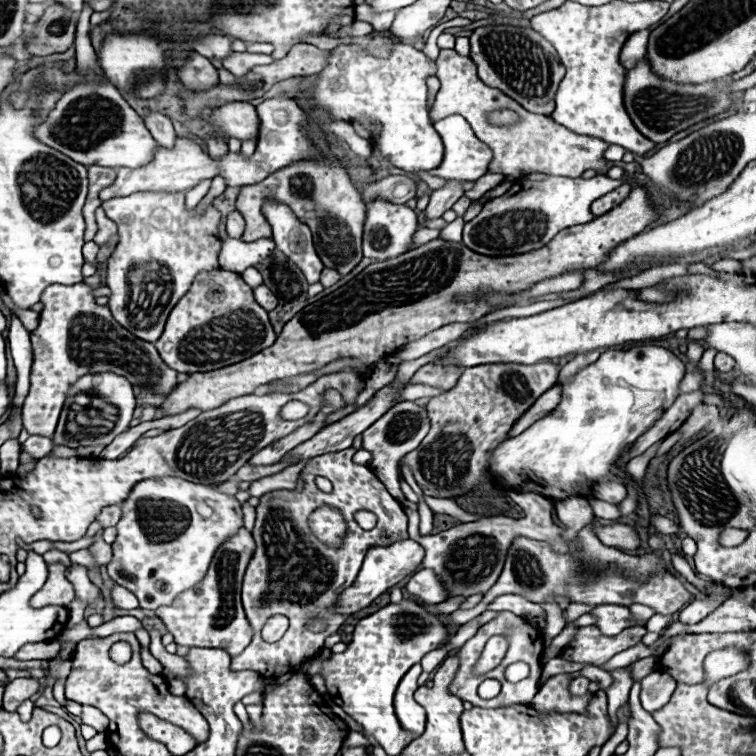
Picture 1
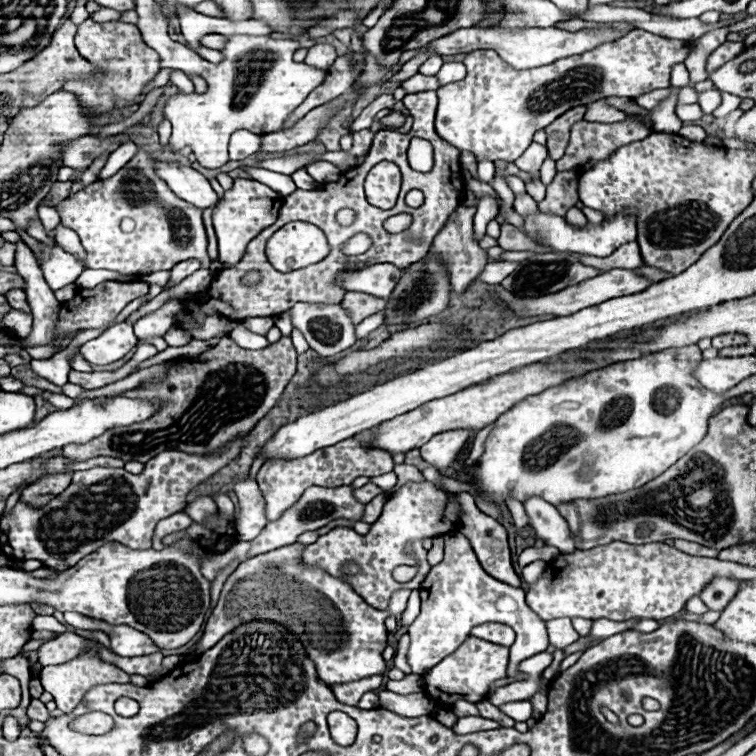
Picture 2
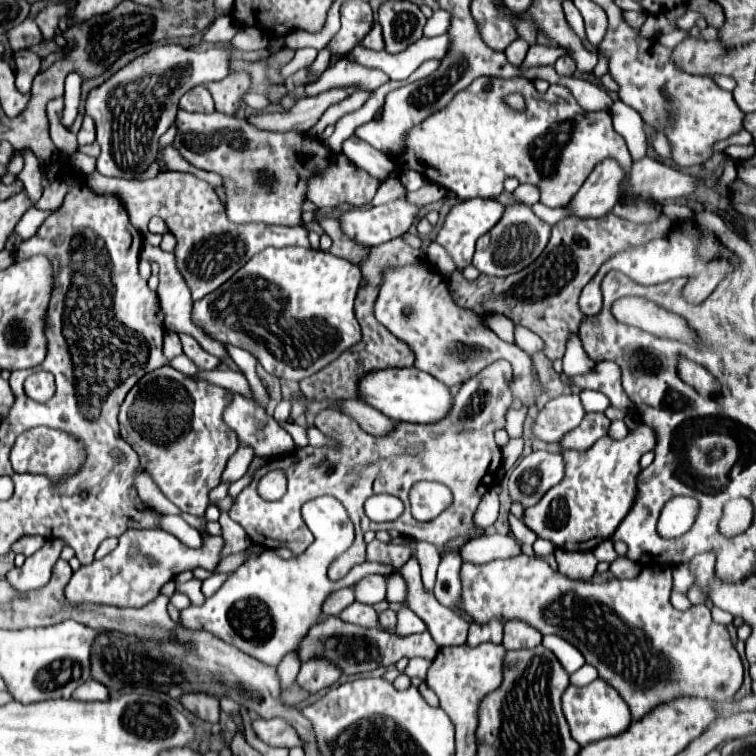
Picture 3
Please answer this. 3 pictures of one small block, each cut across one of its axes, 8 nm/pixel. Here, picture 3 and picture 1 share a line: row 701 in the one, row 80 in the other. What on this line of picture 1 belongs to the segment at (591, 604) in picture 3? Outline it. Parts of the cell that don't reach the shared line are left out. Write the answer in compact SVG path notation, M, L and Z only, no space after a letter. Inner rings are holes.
M642 58L632 70L626 70L624 80L624 106L634 122L634 126L654 142L666 142L674 134L722 114L734 106L732 94L718 88L718 80L702 84L678 84L664 80L652 72L648 58Z

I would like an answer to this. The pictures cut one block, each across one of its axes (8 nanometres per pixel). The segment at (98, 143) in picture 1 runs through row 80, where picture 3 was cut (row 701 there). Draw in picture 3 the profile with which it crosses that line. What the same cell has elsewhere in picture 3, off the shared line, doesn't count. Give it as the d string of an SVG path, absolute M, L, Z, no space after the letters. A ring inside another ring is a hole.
M88 680L72 692L72 698L82 700L82 702L96 702L96 700L106 702L106 700L110 700L110 690L96 680Z

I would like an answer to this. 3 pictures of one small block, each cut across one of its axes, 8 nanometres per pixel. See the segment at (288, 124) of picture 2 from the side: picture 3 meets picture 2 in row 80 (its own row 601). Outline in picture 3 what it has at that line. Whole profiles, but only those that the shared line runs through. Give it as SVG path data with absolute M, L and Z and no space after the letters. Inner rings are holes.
M342 588L342 590L336 590L332 592L324 604L322 604L322 612L324 614L330 614L330 616L338 616L346 606L350 606L354 602L354 594L352 594L352 588Z

